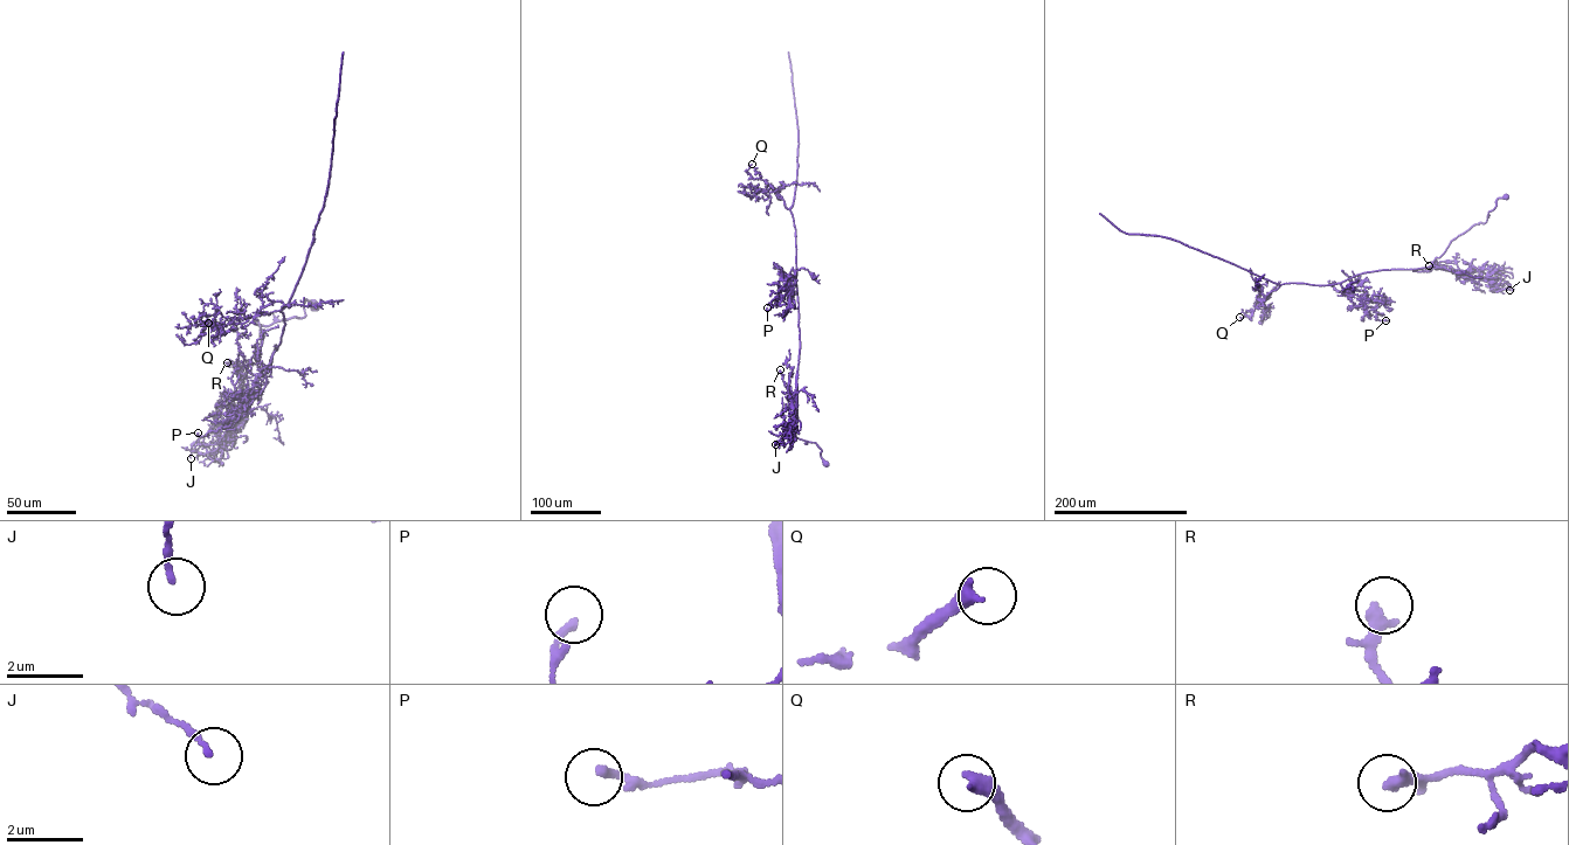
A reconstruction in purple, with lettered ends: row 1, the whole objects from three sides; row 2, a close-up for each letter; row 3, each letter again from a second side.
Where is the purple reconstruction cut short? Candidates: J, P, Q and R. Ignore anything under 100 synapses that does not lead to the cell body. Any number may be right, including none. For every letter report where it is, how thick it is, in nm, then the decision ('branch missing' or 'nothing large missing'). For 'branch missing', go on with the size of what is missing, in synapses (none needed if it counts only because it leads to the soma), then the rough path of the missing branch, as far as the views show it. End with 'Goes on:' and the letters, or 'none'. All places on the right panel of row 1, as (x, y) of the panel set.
J: place (1509, 290); calibre 140 nm; nothing large missing
P: place (1386, 320); calibre 200 nm; nothing large missing
Q: place (1239, 317); calibre 340 nm; nothing large missing
R: place (1429, 265); calibre 240 nm; nothing large missing
Goes on: none

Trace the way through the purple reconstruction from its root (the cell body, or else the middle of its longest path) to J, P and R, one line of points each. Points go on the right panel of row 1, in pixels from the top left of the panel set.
J: (1505, 196), (1497, 200), (1485, 222), (1476, 223), (1453, 239), (1432, 263), (1491, 281), (1499, 275), (1509, 290)
P: (1505, 196), (1485, 222), (1451, 241), (1433, 265), (1363, 272), (1341, 283), (1386, 320)
R: (1505, 196), (1497, 200), (1485, 222), (1476, 223), (1453, 239), (1432, 262), (1459, 274), (1453, 261), (1429, 265)

